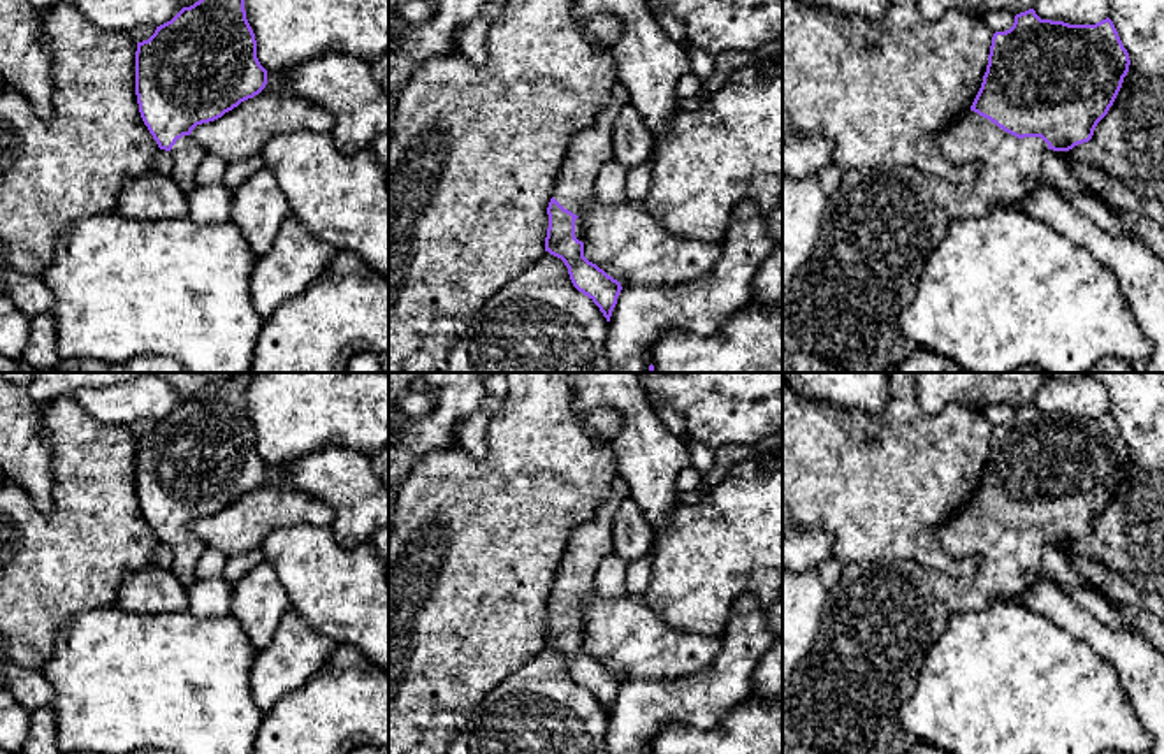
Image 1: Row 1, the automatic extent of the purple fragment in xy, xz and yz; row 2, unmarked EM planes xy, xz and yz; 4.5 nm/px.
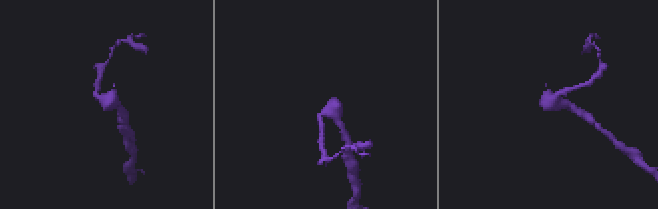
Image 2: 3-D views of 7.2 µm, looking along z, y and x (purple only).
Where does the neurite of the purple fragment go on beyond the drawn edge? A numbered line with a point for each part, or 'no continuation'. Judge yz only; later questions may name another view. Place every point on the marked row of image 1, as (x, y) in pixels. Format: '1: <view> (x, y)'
1: yz (880, 227)

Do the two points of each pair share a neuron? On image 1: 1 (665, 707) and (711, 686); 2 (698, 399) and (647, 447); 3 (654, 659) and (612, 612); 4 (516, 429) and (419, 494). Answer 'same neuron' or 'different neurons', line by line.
1: same neuron
2: different neurons
3: same neuron
4: same neuron

